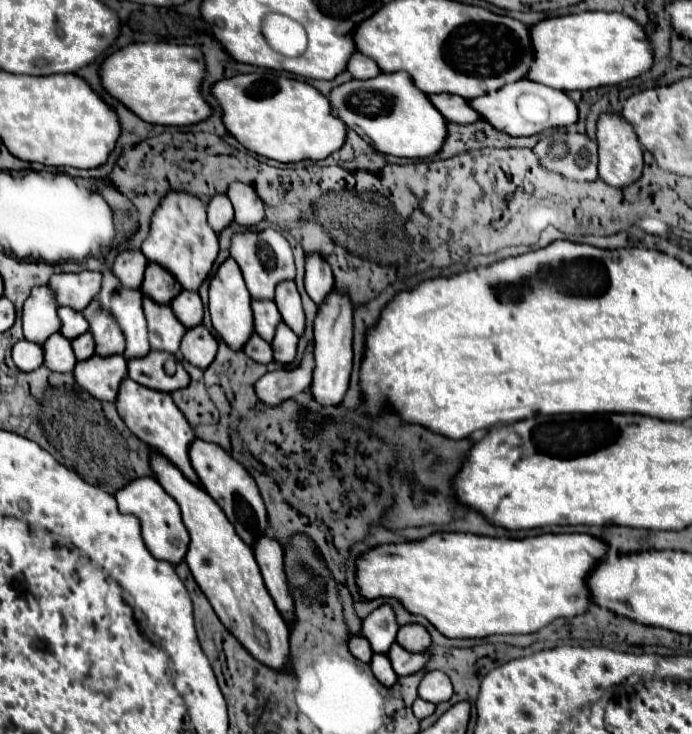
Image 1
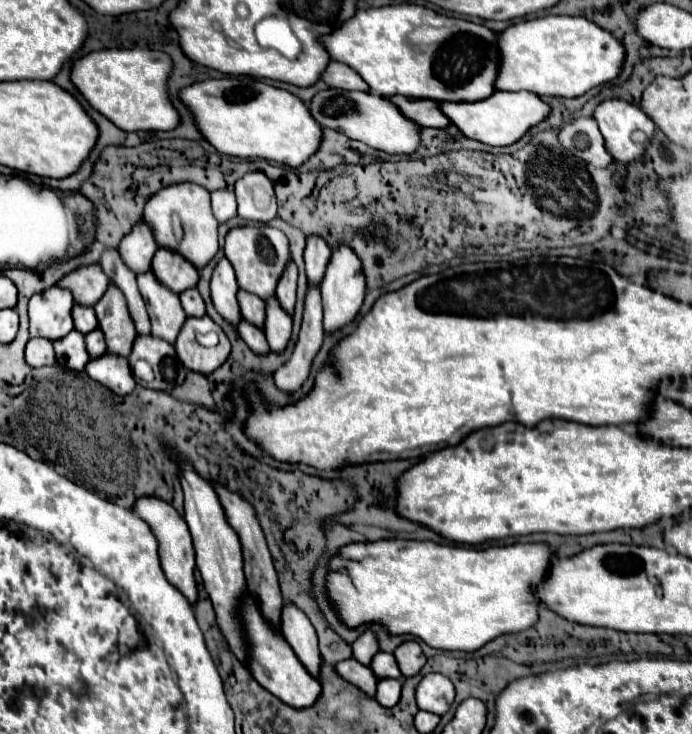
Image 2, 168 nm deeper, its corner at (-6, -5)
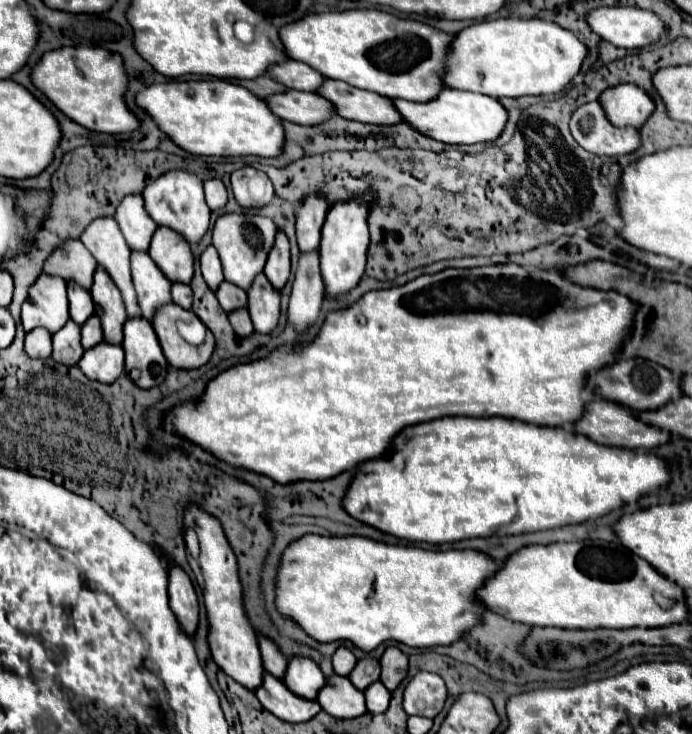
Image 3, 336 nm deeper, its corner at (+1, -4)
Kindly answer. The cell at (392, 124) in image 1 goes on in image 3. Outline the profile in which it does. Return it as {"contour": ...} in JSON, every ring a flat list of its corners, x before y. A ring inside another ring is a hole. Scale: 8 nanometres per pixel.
{"contour":[[280,92,264,98,268,108,280,118,294,124,320,124,334,116,332,106,324,104,316,92]]}

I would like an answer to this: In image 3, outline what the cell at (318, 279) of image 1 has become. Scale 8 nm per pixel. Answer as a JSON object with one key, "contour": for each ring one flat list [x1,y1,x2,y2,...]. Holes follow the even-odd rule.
{"contour":[[308,194,296,208,296,234,300,252,312,252,320,244,320,230,326,220,328,200,322,194]]}

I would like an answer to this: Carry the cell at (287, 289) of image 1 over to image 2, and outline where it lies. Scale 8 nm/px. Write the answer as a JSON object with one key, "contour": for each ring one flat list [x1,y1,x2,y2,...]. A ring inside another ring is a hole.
{"contour":[[291,261,287,265,287,271,283,273,283,279,279,281,279,287,277,287,277,293,275,293,281,307,289,315,293,315,293,311,295,311,295,291,297,291,297,267]]}

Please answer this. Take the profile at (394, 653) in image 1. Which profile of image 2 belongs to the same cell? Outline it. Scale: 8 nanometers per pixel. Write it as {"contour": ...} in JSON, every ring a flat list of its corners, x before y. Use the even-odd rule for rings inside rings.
{"contour":[[379,653,379,655,375,655,375,659,371,661,371,669,375,671,377,679,391,677,391,679,403,681,403,675,399,671,399,665,397,665,393,653]]}

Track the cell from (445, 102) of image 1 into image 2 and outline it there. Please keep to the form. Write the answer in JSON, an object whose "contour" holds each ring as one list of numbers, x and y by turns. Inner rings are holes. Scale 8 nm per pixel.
{"contour":[[401,95,391,97,399,107,403,107,405,115,411,115,411,119,419,119,423,127,439,127,445,129,451,125,449,117,441,111,441,105,431,99,403,99]]}

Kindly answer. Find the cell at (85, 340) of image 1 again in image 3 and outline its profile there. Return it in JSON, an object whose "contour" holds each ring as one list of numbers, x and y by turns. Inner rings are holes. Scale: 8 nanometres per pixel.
{"contour":[[92,314,92,318,88,318,84,324,82,324,82,346,84,350,100,344,104,340,102,336,102,326,100,326,100,318,98,314]]}

